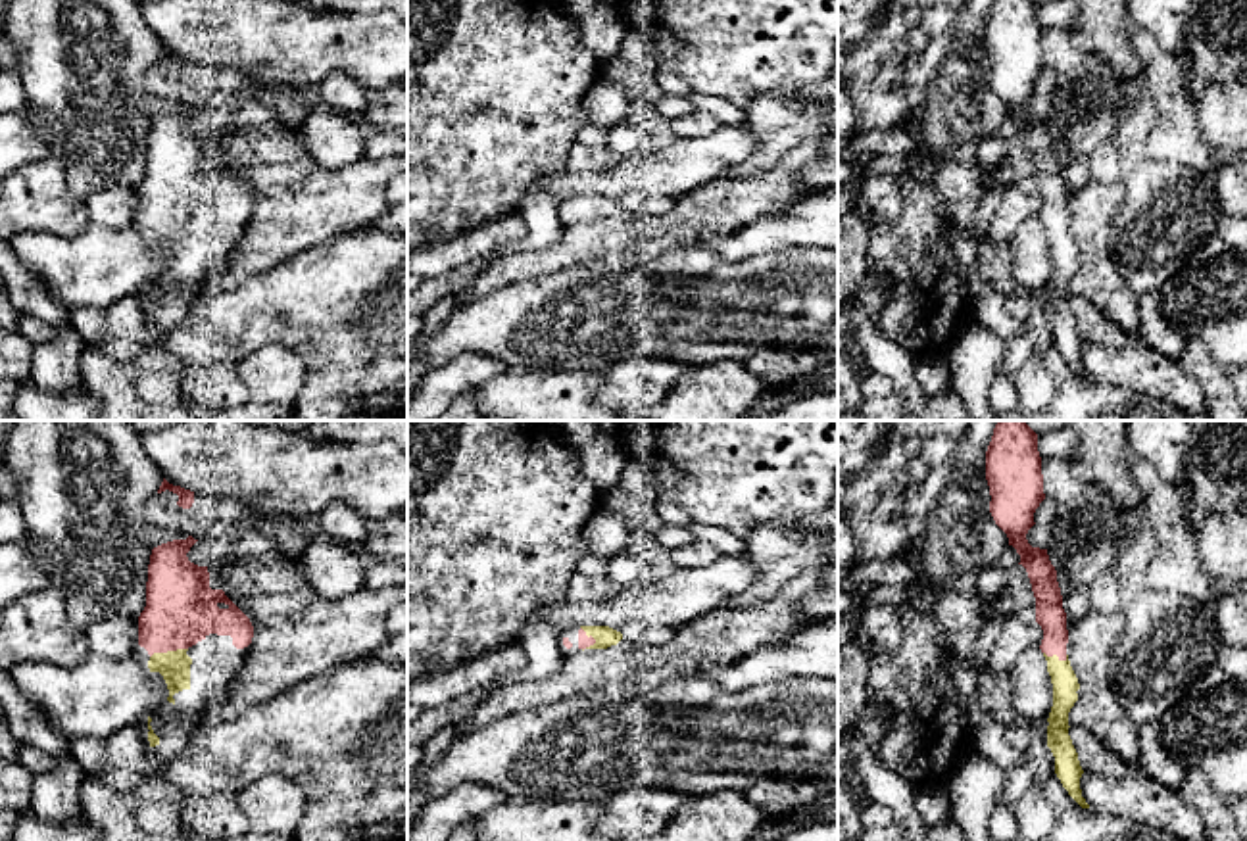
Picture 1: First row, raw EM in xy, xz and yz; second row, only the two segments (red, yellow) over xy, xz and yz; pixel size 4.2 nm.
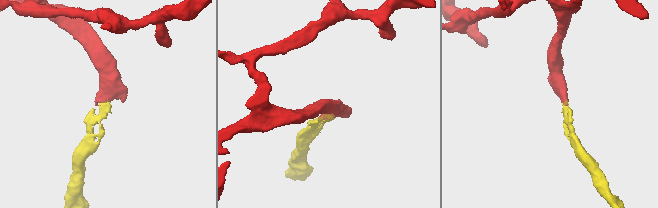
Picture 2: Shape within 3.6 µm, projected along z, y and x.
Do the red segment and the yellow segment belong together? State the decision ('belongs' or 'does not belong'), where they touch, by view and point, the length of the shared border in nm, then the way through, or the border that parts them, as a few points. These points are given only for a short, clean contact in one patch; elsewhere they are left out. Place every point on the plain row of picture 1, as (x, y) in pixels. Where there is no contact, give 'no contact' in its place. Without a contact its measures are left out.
belongs; contact xy (168, 219); length 170 nm; way xy (181, 179), (168, 196), (168, 219), (173, 235)

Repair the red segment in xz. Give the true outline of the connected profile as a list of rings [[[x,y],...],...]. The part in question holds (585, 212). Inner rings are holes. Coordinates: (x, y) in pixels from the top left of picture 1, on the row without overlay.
[[[580,196],[578,200],[578,219],[607,219],[617,215],[623,204],[609,196]]]

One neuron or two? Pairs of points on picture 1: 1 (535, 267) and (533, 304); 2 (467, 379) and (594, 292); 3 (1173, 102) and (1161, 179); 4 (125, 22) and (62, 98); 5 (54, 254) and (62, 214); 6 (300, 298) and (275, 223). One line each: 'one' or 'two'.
1: two
2: two
3: two
4: one
5: two
6: two

